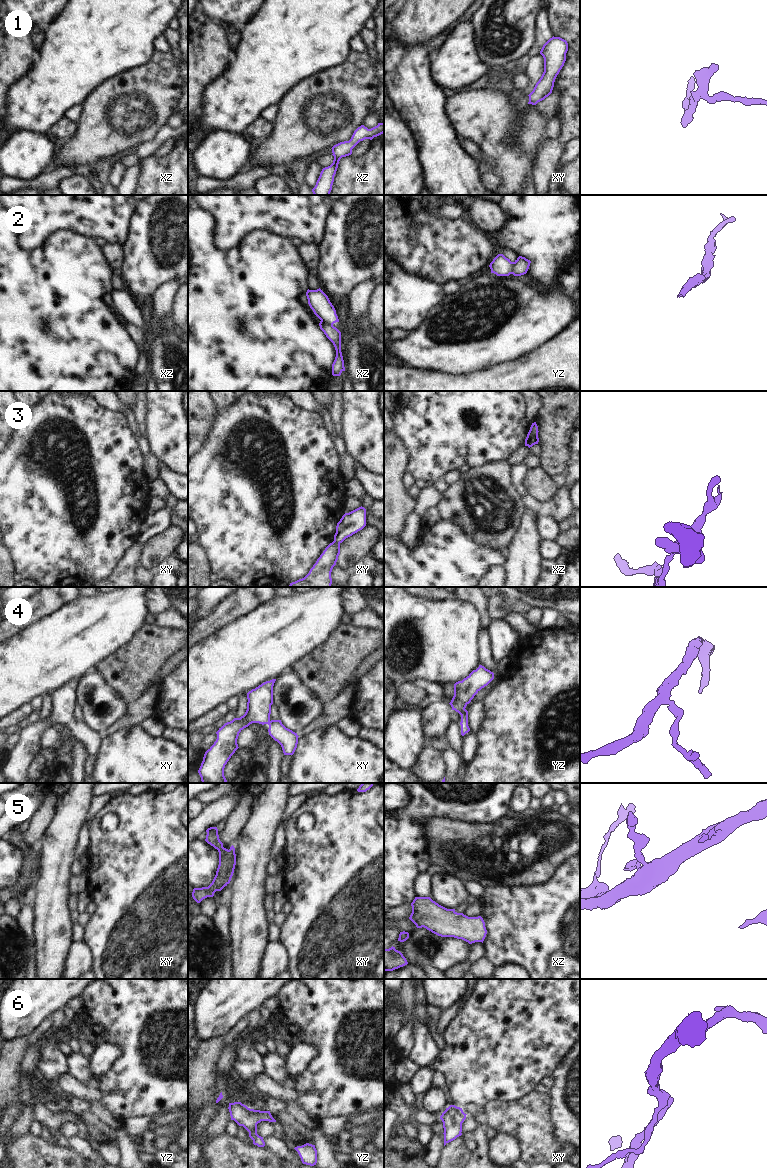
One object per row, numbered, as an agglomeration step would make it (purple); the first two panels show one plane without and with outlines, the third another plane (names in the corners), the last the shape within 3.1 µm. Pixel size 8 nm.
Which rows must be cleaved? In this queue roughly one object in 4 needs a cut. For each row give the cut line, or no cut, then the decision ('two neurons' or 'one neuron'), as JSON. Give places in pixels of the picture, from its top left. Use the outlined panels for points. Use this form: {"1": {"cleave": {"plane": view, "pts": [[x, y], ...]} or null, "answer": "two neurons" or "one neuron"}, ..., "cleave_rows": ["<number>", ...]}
{"1": {"cleave": null, "answer": "one neuron"}, "2": {"cleave": {"plane": "xz", "pts": [[321, 320], [333, 327]]}, "answer": "two neurons"}, "3": {"cleave": {"plane": "xz", "pts": [[530, 429], [537, 435]]}, "answer": "two neurons"}, "4": {"cleave": null, "answer": "one neuron"}, "5": {"cleave": null, "answer": "one neuron"}, "6": {"cleave": null, "answer": "one neuron"}, "cleave_rows": ["2", "3"]}

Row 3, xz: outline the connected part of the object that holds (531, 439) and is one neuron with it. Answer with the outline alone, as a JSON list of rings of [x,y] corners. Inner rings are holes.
[[[529,430],[527,437],[525,439],[525,446],[528,446],[530,448],[533,445],[538,444],[538,442],[538,435],[534,434],[531,430]]]

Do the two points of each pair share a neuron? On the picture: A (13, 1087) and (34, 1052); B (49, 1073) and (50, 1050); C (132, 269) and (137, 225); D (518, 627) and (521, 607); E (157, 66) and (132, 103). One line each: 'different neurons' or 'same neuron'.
A: different neurons
B: same neuron
C: same neuron
D: different neurons
E: same neuron

